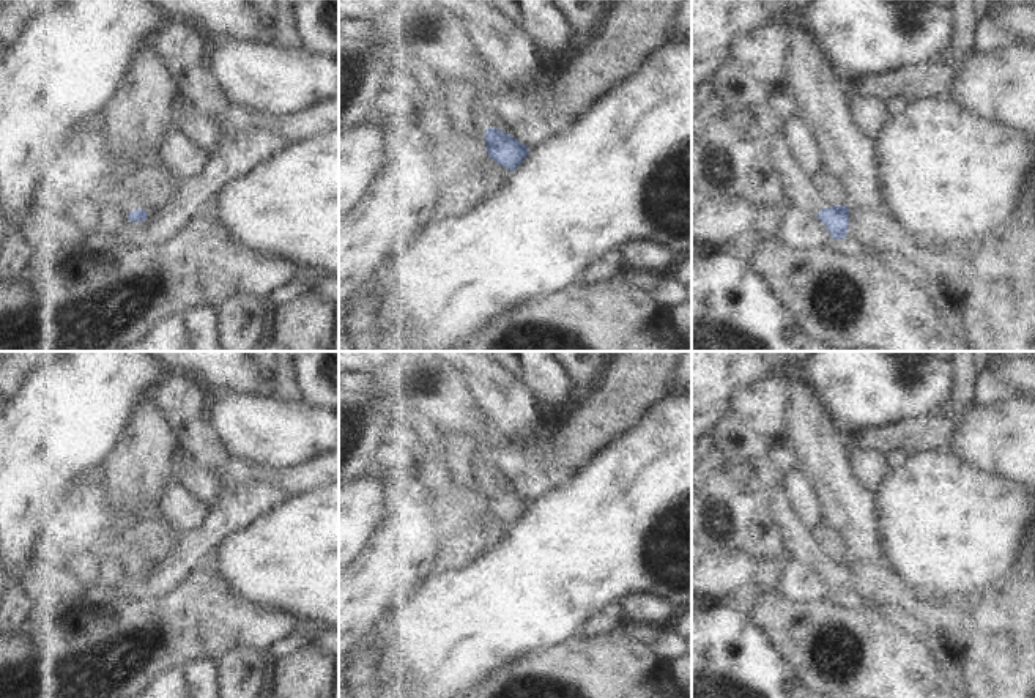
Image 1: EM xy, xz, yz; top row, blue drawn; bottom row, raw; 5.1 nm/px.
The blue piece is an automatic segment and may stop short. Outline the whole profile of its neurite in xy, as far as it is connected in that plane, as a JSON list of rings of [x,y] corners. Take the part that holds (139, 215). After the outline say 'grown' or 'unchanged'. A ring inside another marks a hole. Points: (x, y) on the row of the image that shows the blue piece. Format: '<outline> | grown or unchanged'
[[[129,183],[117,200],[117,210],[121,217],[128,217],[131,222],[145,222],[153,211],[154,200],[156,195]]] | grown

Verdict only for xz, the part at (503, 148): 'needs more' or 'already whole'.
needs more

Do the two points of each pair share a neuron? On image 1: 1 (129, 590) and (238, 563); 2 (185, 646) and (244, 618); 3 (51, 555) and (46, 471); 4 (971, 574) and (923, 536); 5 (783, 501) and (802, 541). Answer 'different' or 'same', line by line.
1: different
2: same
3: different
4: same
5: same

